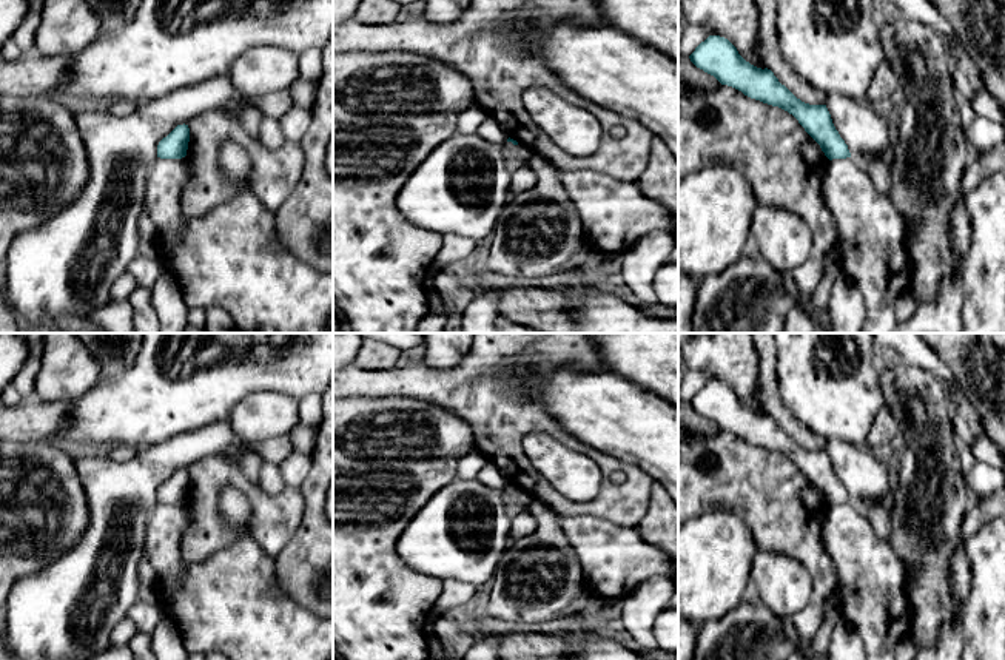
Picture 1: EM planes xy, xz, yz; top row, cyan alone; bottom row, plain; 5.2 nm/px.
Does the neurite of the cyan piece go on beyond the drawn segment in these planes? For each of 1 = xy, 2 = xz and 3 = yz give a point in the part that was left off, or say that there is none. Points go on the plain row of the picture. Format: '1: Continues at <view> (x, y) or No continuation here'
1: No continuation here
2: No continuation here
3: No continuation here

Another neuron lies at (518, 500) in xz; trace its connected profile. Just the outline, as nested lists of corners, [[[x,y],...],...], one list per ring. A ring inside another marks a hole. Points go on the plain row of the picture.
[[[502,487],[501,490],[501,498],[504,501],[504,504],[512,510],[512,512],[519,512],[519,510],[530,510],[535,498],[523,490],[523,489],[516,489],[513,490],[512,487]]]

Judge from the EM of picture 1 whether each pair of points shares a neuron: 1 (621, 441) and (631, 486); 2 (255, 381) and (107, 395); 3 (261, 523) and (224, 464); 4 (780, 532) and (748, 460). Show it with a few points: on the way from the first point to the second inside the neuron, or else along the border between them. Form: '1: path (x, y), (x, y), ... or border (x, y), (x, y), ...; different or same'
1: border (592, 449), (635, 464), (655, 480); different
2: path (218, 389), (208, 395), (144, 395); same
3: path (261, 509), (261, 503), (236, 478); same
4: path (780, 514), (779, 503), (754, 478); same

